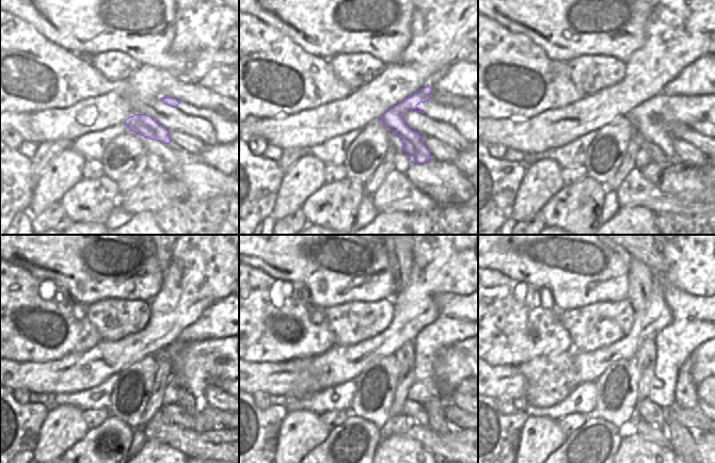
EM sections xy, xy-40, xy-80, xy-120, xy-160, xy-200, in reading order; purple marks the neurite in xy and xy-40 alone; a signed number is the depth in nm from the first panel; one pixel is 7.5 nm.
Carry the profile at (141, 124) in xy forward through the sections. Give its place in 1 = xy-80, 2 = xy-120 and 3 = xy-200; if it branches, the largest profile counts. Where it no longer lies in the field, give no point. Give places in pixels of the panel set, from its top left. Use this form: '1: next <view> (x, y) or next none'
1: next xy-80 (656, 138)
2: next xy-120 (191, 381)
3: next xy-200 (681, 440)

